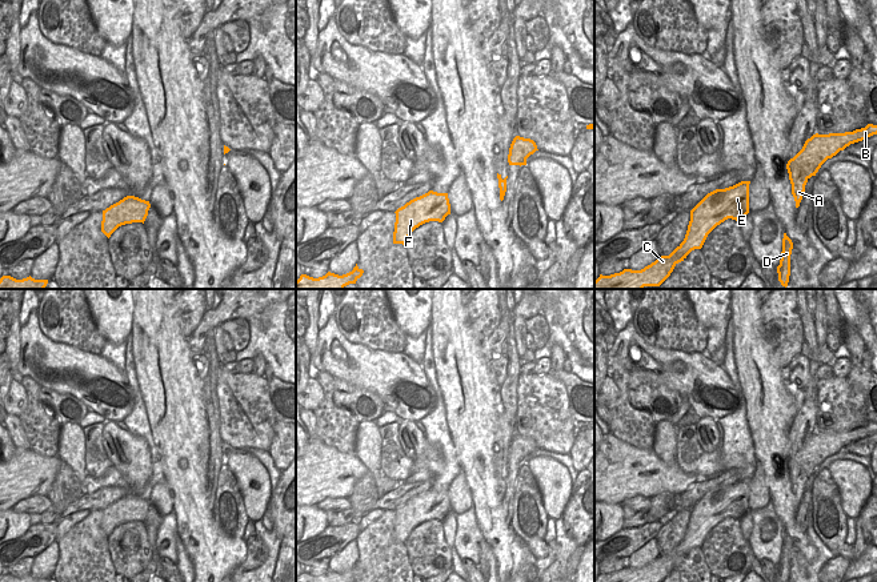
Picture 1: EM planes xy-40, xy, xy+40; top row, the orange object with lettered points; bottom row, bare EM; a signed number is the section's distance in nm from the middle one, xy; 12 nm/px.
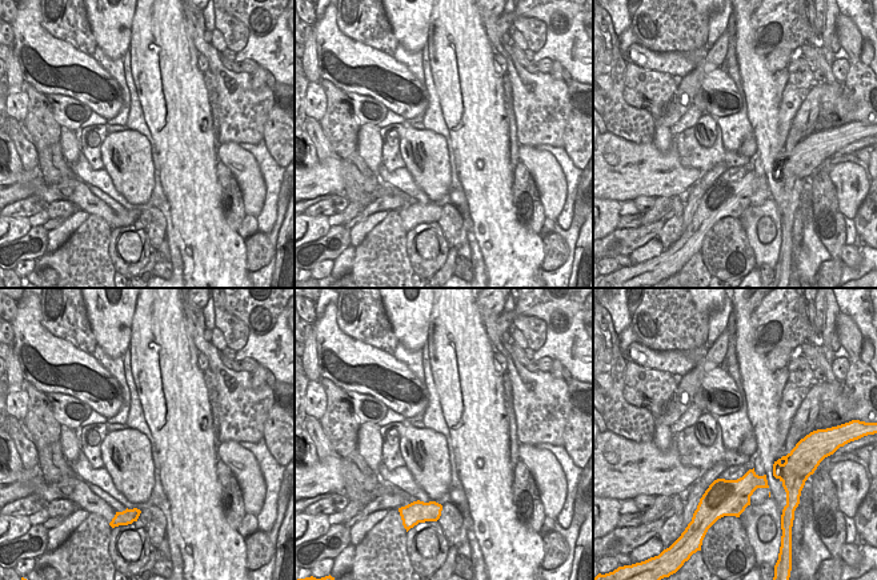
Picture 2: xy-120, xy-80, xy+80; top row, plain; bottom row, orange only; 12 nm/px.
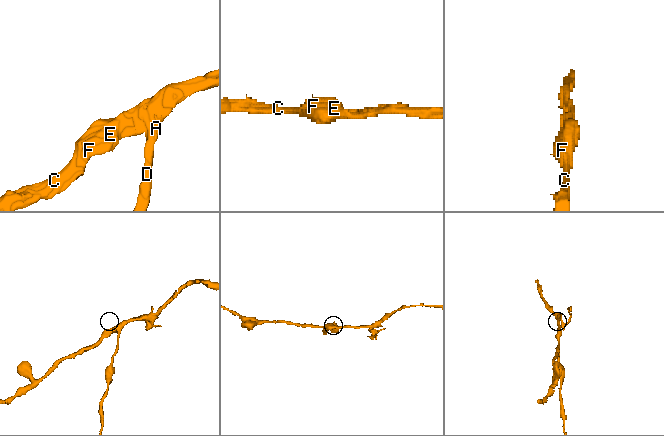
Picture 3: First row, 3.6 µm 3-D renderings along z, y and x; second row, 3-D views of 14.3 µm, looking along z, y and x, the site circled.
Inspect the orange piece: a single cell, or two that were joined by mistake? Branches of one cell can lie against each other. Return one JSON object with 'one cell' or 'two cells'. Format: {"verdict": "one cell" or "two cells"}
{"verdict": "two cells"}

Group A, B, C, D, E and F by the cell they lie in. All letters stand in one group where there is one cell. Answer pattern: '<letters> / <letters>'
A B C E F / D

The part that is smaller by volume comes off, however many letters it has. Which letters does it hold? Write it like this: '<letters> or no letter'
D

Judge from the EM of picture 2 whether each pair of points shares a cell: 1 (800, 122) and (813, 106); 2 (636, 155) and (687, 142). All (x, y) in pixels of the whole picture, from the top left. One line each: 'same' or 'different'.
1: same
2: different

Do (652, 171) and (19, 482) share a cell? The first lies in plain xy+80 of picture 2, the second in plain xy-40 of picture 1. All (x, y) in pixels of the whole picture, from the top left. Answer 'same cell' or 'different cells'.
same cell

